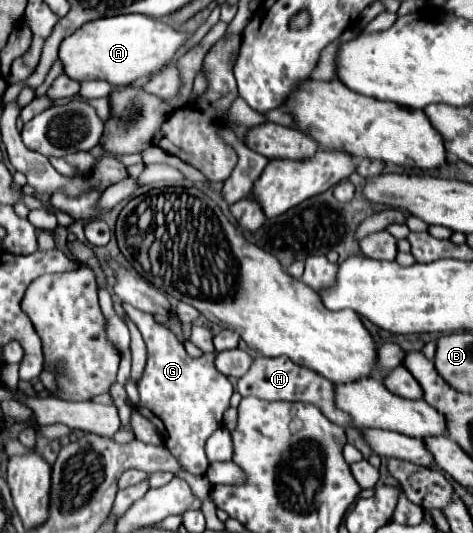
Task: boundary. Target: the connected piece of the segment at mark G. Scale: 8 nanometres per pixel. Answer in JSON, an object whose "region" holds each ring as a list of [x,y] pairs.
{"region":[[[126,302],[122,304],[122,308],[136,324],[148,346],[146,370],[138,384],[138,410],[158,428],[168,450],[174,450],[174,456],[182,458],[179,459],[182,467],[193,475],[204,476],[208,468],[204,444],[210,434],[222,424],[222,416],[228,410],[228,402],[234,388],[230,380],[212,366],[214,354],[190,358],[182,342],[166,326],[158,324],[152,314],[140,312]]]}

